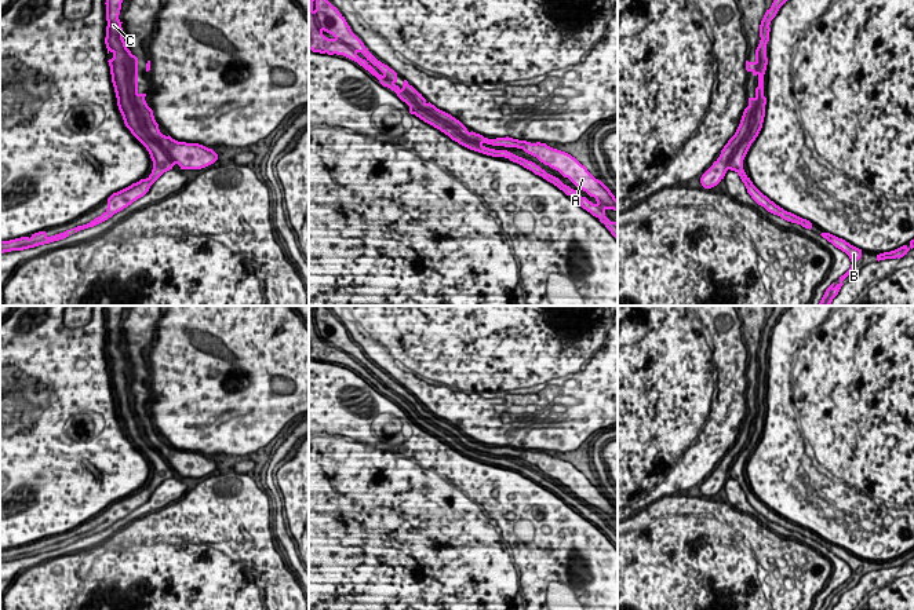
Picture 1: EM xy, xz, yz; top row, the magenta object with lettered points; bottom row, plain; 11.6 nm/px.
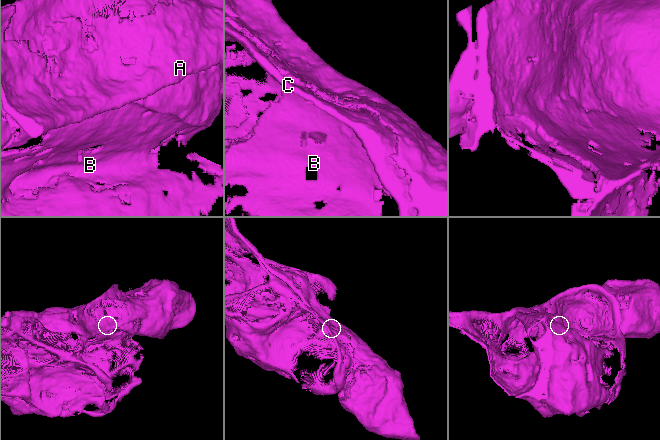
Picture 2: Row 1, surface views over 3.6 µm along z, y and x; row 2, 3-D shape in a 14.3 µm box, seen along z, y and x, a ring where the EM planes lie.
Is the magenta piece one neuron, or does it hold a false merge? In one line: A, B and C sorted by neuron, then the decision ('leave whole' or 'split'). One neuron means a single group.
groups A / B C; split

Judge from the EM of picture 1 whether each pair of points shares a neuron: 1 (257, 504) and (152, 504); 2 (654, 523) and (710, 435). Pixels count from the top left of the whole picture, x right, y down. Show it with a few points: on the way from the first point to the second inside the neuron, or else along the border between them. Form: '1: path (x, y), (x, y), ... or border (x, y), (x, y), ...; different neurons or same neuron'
1: border (178, 499), (138, 518); different neurons
2: border (677, 493), (662, 496), (643, 507); different neurons

